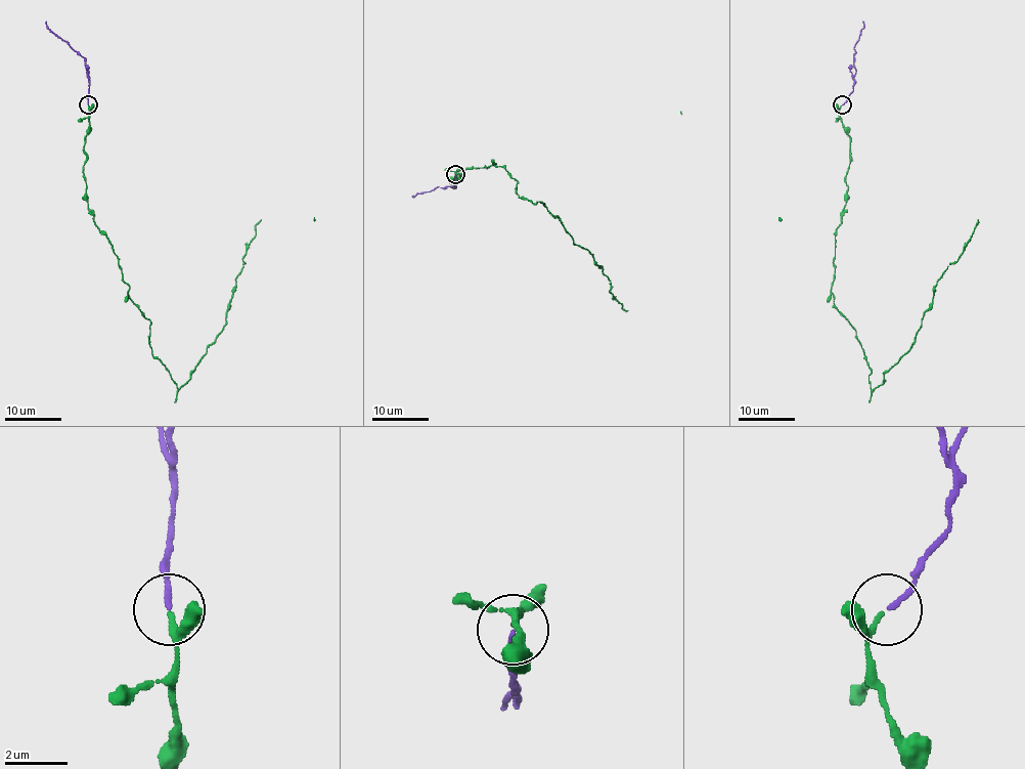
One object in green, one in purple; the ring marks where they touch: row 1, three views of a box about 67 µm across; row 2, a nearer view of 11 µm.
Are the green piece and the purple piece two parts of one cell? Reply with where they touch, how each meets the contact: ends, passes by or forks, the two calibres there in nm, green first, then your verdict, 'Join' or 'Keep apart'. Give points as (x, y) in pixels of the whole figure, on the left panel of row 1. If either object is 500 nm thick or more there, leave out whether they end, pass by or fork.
Place: (88, 104). At the ring green passes by. At the ring purple ends. Thickness 140 nm (green) against 150 nm. Join

